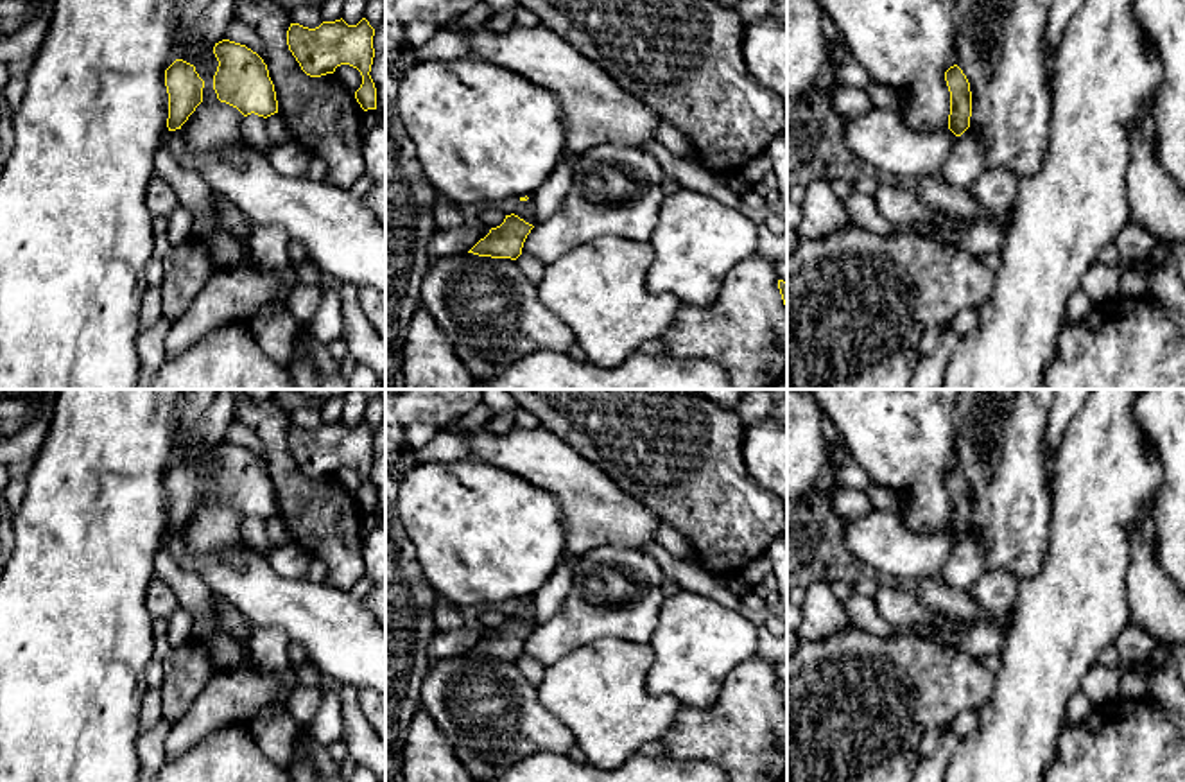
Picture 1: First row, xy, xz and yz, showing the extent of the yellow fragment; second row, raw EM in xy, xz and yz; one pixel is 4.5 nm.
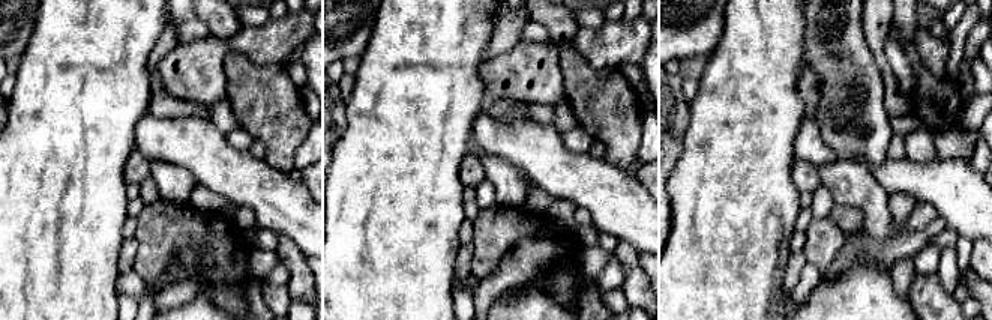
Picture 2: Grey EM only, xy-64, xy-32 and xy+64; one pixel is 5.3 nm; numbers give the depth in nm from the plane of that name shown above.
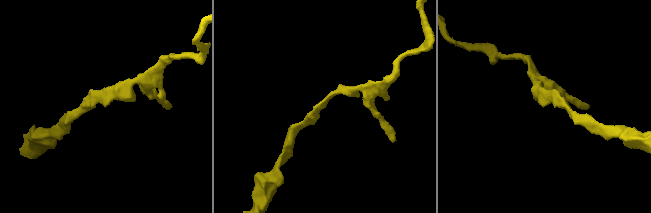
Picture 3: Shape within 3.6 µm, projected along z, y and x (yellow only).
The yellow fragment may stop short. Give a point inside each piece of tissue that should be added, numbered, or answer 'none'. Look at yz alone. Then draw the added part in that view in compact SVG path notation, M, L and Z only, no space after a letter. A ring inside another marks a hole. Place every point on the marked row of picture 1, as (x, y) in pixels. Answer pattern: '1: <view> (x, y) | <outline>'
none

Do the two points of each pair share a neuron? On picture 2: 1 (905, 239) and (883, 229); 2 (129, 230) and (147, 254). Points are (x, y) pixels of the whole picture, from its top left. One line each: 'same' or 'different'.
1: different
2: different

